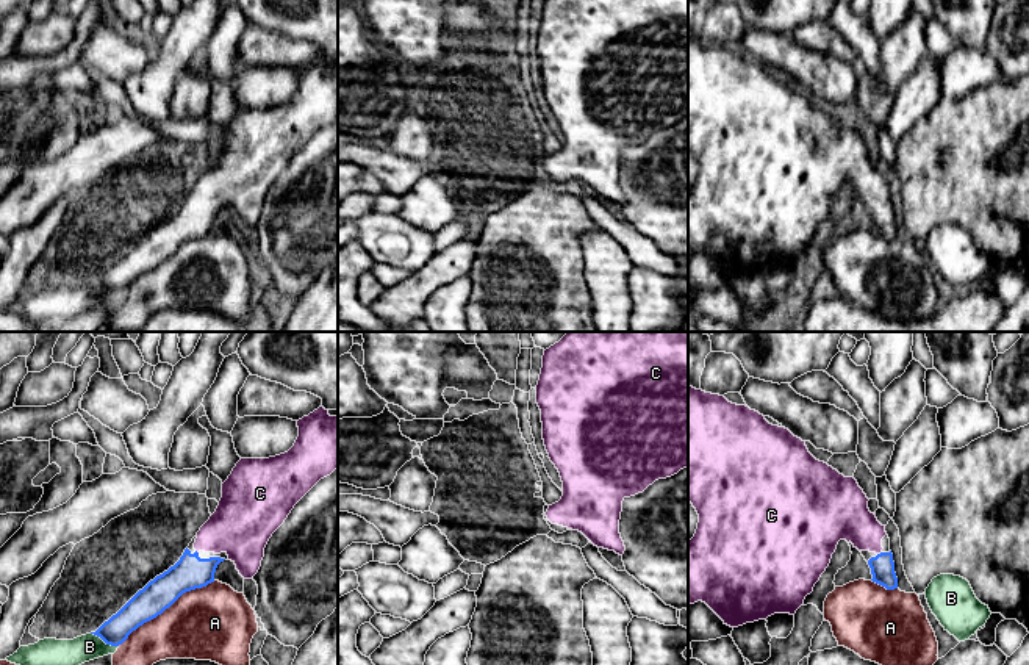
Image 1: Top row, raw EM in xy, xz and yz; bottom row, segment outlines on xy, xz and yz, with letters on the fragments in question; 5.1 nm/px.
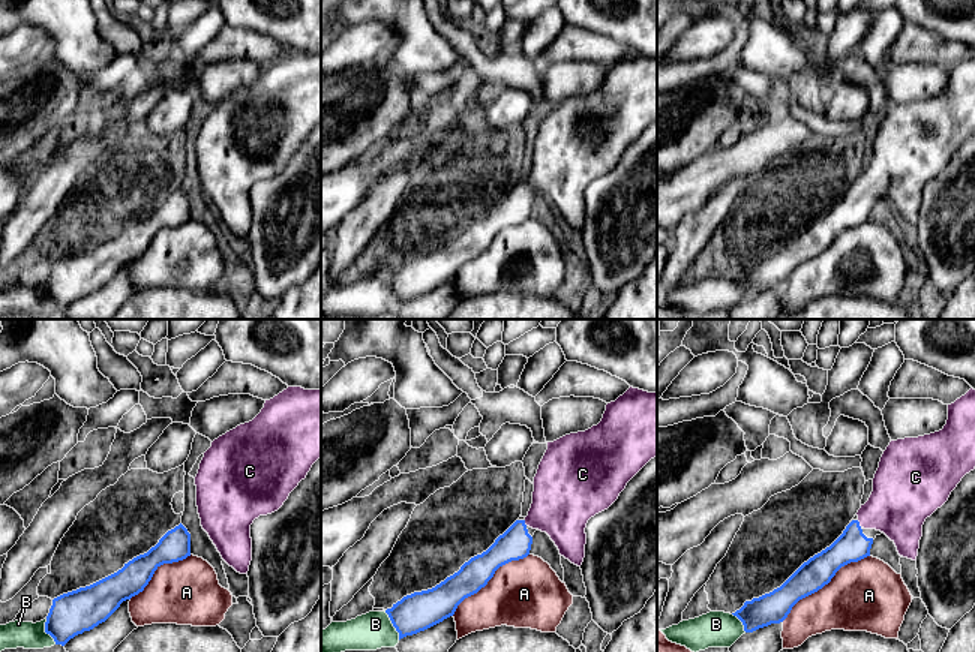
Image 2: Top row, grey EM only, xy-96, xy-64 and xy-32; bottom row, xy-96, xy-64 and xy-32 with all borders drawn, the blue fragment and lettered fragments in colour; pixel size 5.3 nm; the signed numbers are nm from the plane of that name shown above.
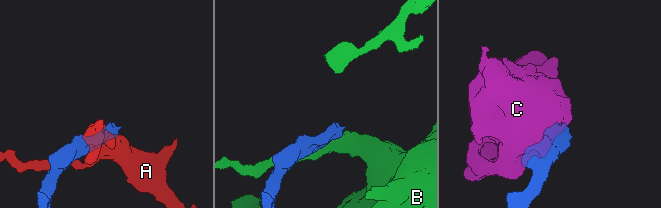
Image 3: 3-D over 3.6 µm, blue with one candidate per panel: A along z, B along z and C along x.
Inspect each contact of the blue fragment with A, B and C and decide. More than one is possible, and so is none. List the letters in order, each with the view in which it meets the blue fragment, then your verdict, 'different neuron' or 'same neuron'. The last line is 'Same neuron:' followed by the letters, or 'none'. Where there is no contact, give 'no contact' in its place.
A: meets blue in xy; different neuron
B: meets blue in xy; different neuron
C: meets blue in yz; same neuron
Same neuron: C

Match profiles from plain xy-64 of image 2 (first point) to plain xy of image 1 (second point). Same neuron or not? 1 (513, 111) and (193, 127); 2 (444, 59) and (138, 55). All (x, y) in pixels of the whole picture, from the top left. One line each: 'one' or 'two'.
1: two
2: one

